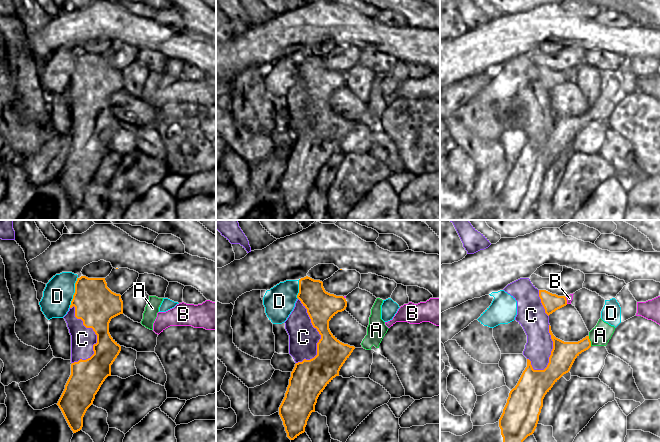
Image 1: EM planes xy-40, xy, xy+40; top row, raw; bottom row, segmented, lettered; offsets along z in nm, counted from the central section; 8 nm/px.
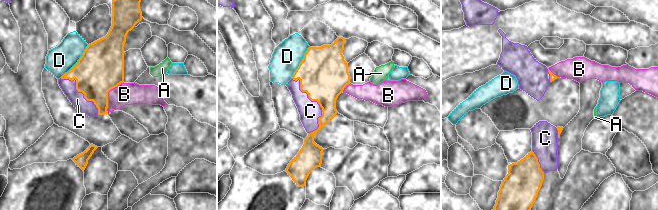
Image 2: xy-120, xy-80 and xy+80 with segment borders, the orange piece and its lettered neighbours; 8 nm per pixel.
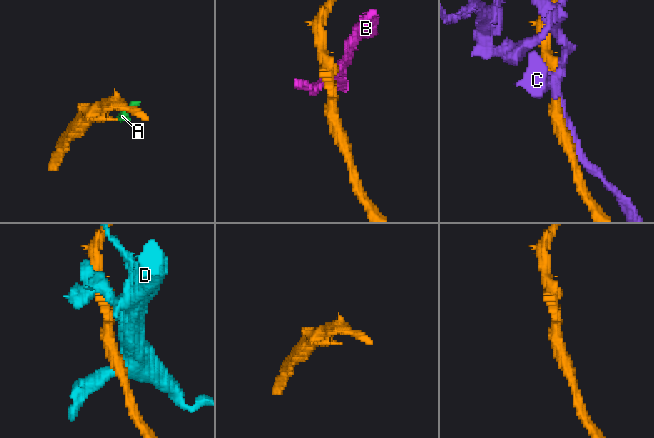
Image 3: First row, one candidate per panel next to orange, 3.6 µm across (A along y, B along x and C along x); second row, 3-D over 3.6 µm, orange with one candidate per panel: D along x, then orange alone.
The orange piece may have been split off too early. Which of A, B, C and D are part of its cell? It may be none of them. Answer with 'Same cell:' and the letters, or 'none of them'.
Same cell: none of them

